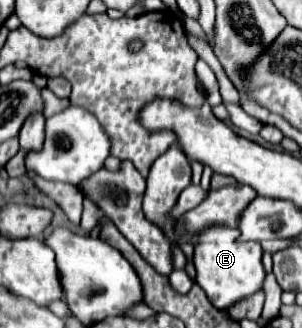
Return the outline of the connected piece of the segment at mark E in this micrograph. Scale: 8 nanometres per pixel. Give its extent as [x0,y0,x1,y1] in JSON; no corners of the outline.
[193,225,263,309]

